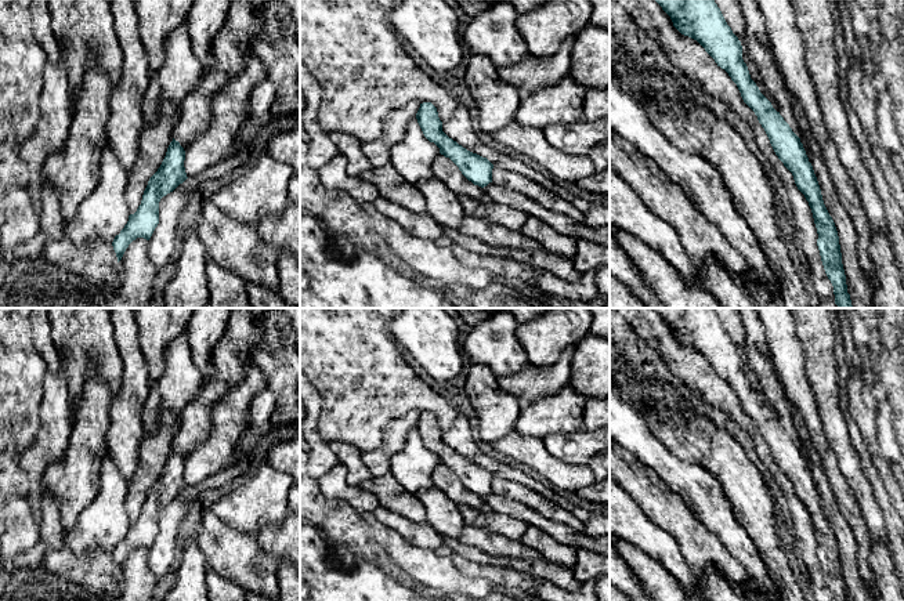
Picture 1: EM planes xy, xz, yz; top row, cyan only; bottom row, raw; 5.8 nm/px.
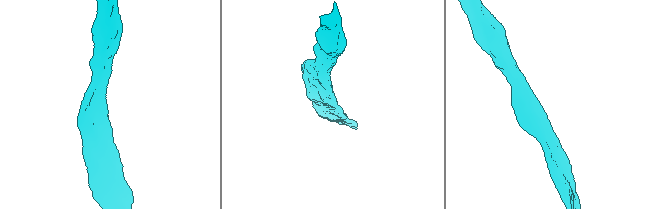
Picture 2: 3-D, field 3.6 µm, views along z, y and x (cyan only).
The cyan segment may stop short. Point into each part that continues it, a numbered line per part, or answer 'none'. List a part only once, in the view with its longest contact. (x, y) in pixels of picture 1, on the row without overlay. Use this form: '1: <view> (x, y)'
none

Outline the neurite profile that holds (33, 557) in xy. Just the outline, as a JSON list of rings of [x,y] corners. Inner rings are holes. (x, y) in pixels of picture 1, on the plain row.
[[[46,488],[41,499],[41,519],[39,522],[39,537],[36,546],[19,553],[12,560],[17,569],[36,569],[43,566],[47,551],[58,553],[65,540],[65,531],[61,522],[61,511],[57,499]]]

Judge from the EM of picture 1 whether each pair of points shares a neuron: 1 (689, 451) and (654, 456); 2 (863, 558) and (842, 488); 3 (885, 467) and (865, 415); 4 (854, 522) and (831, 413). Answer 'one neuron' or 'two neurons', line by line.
1: two neurons
2: one neuron
3: one neuron
4: two neurons

